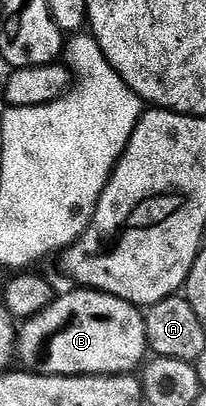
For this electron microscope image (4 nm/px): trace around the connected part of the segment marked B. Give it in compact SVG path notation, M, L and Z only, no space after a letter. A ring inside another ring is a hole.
M74 290L68 295L60 294L33 318L22 320L17 331L18 362L23 362L20 364L26 370L37 375L125 375L134 372L134 367L144 362L143 354L149 351L144 312L134 303L104 291Z

